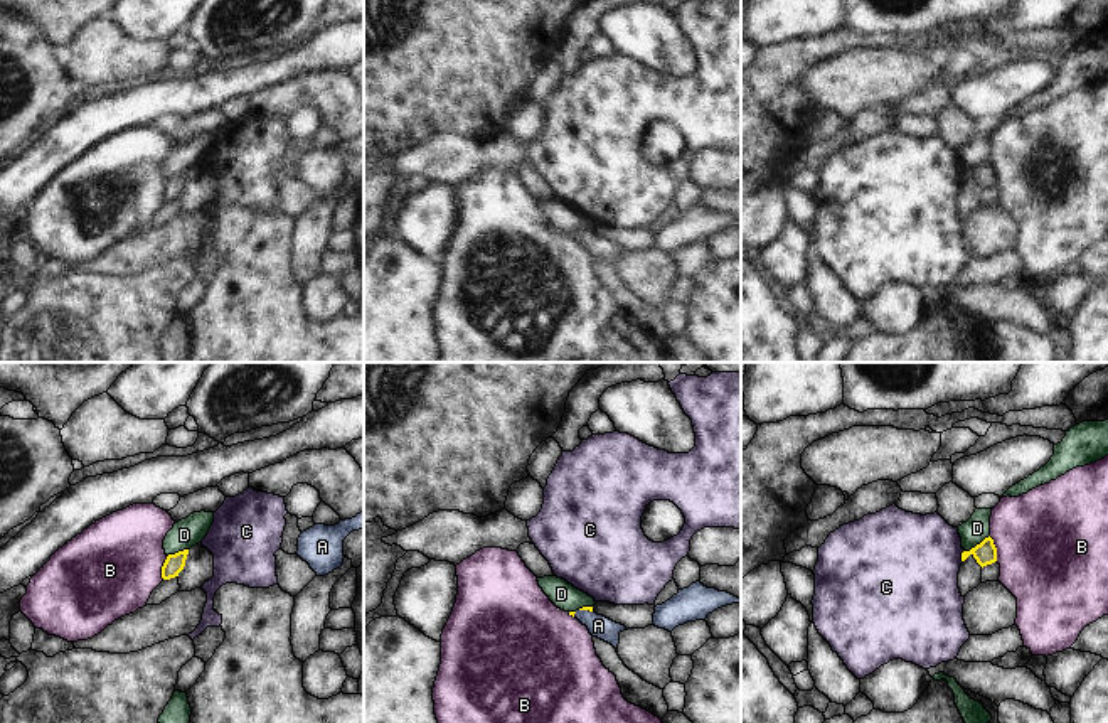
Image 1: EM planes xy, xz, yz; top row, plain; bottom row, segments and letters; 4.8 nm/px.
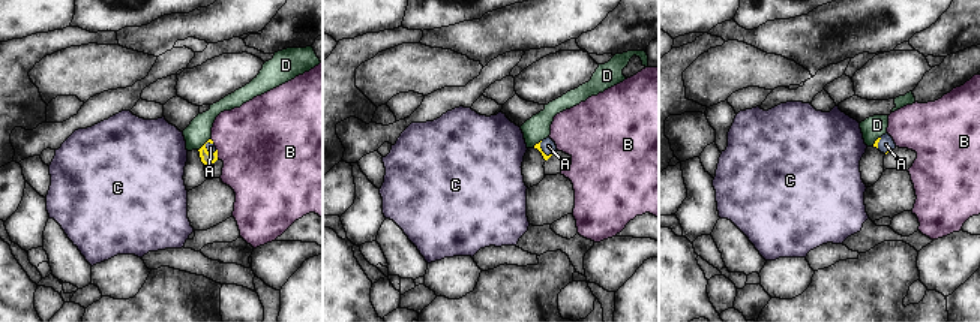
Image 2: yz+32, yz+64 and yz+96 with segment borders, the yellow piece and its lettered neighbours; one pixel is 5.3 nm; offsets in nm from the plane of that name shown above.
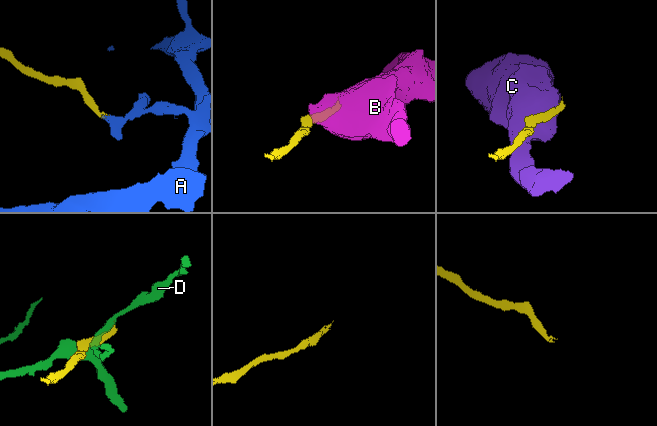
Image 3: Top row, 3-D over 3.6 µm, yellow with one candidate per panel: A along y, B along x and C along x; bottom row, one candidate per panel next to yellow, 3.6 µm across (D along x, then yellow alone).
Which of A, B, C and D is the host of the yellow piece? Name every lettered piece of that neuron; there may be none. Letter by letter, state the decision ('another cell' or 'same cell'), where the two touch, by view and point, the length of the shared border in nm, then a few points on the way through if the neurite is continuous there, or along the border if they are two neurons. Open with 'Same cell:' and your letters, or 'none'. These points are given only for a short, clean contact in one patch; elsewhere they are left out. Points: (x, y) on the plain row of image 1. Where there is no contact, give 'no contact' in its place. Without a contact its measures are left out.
Same cell: A
A: same cell; meets yellow in xz at (586, 231); contact 70 nm long; runs through xz (590, 231), (586, 231), (598, 248)
B: another cell; meets yellow in yz at (996, 171); contact 130 nm long; border along yz (989, 159), (997, 182)
C: another cell; meets yellow in yz at (962, 179); contact 60 nm long
D: another cell; meets yellow in yz at (977, 167); contact 150 nm long

